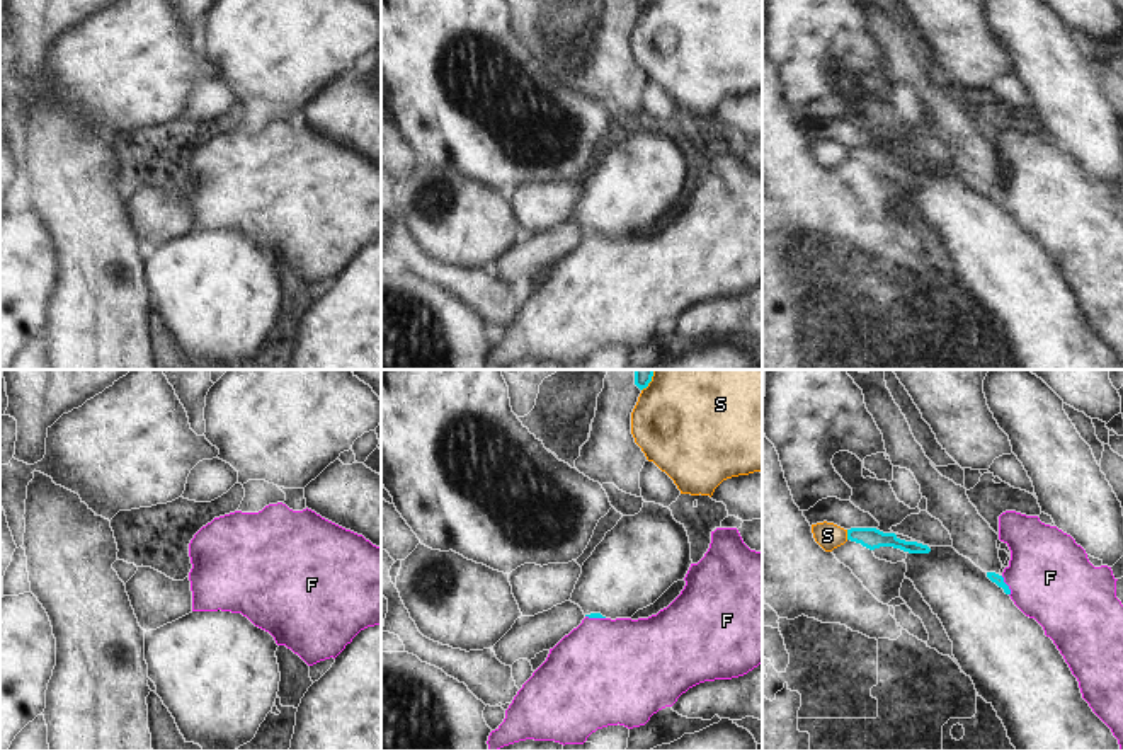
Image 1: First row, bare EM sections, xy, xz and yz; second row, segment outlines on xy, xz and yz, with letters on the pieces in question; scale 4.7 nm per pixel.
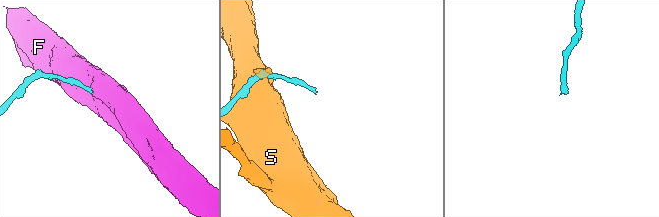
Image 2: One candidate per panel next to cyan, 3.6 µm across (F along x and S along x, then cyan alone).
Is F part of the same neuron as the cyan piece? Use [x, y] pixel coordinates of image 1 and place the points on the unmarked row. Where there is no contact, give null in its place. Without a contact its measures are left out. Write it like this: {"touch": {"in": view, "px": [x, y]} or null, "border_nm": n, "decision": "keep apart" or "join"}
{"touch": {"in": "yz", "px": [1008, 205]}, "border_nm": 100, "decision": "join"}

